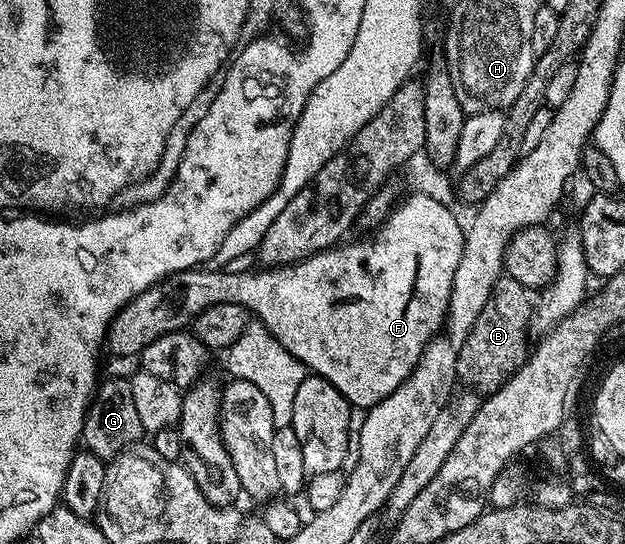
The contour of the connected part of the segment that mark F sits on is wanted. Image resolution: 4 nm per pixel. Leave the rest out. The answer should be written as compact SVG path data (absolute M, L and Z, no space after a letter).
M412 193L406 197L408 198L405 201L403 198L393 208L383 225L373 232L376 234L369 241L349 240L347 243L341 243L331 249L323 249L321 253L315 253L314 256L307 257L304 261L295 261L292 265L261 268L259 270L261 273L232 273L233 271L222 269L206 271L202 267L197 267L184 269L181 273L170 274L163 281L158 281L146 291L139 293L129 305L122 307L122 311L112 320L108 328L107 352L112 352L116 357L135 358L147 345L154 343L154 339L162 339L162 335L167 333L178 333L187 330L195 322L196 317L202 311L210 308L211 305L234 303L235 305L241 305L243 309L247 309L249 314L254 315L255 320L260 321L267 327L270 335L274 335L274 339L278 339L278 343L282 343L282 347L286 347L286 351L290 351L290 355L294 355L304 364L305 370L311 371L315 376L326 379L334 387L338 387L338 391L342 391L342 395L348 400L349 405L353 407L361 405L361 410L364 411L371 409L379 401L391 395L412 374L412 368L424 353L425 345L432 340L434 335L441 332L442 318L447 314L450 291L454 283L454 271L458 271L458 259L462 259L462 251L464 250L465 226L463 224L460 226L459 219L447 209L448 205L445 202L428 198L426 194L422 193Z

